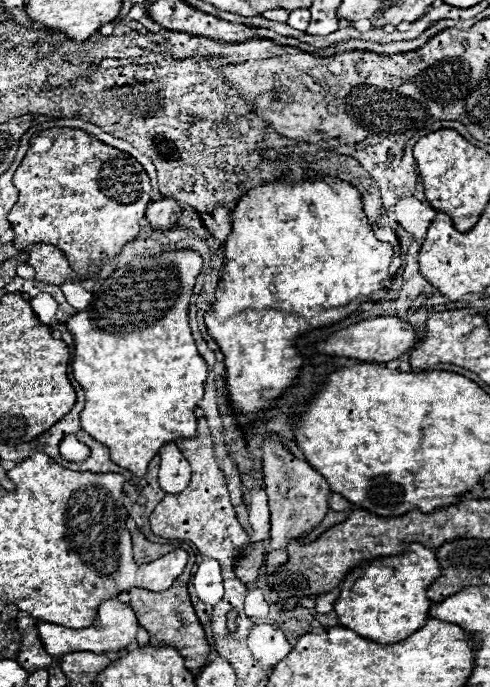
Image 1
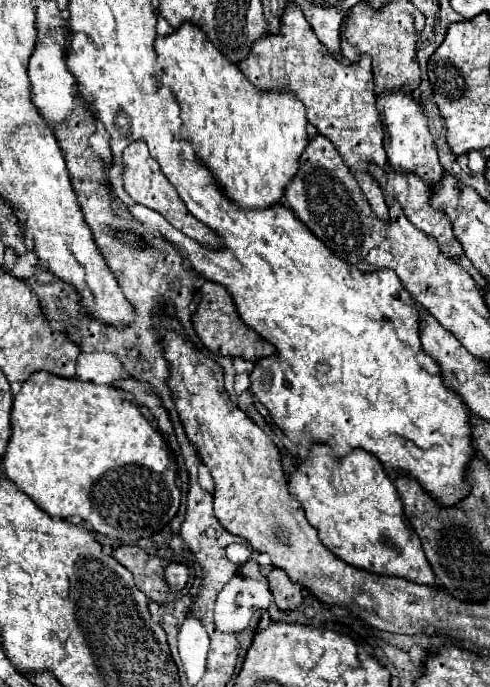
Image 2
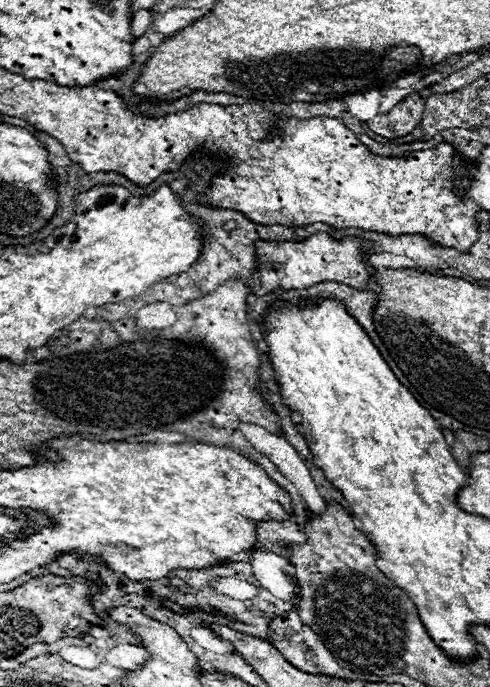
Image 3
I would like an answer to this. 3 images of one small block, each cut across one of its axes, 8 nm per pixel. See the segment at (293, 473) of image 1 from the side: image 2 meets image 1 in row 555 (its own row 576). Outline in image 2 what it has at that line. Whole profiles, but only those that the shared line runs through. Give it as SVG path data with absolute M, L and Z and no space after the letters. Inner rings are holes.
M272 568L268 574L268 586L274 596L274 602L280 610L294 610L302 602L302 586L288 580L286 572L280 568Z

